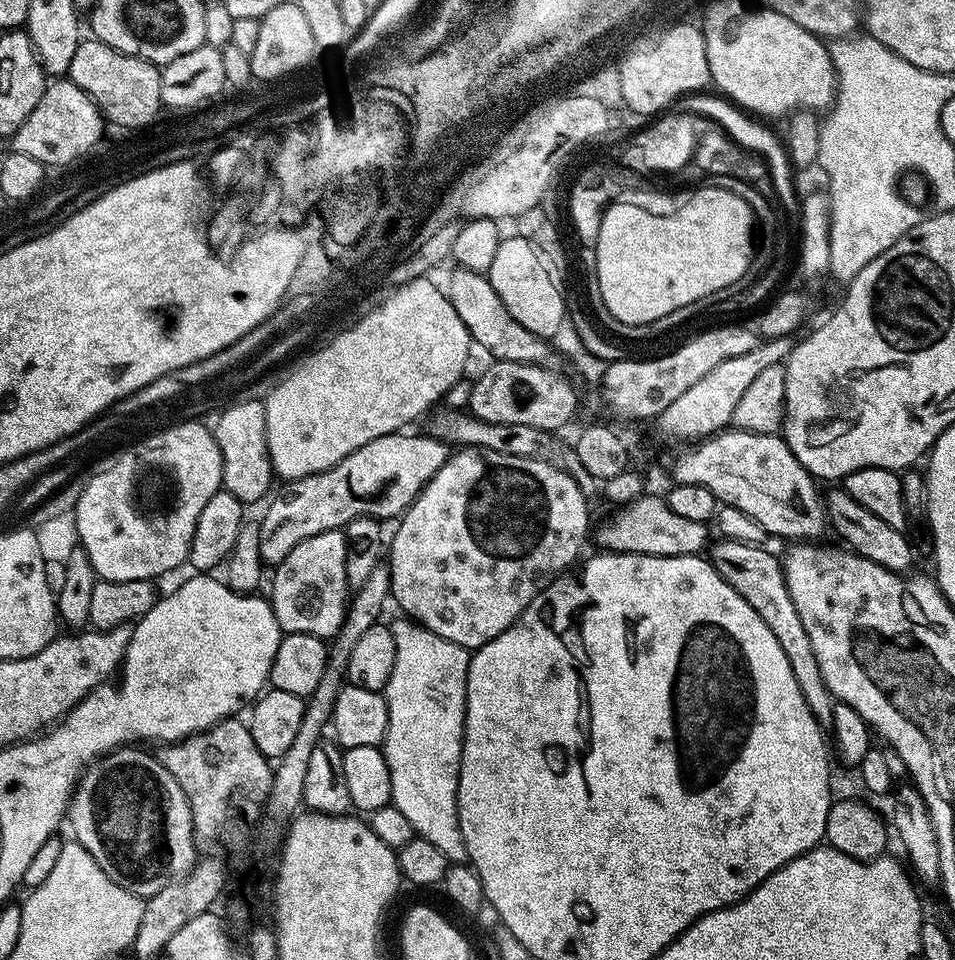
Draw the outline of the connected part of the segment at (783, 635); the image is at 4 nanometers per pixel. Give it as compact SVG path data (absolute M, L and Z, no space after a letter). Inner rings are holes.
M722 538L711 545L710 559L724 581L734 590L738 590L738 594L742 594L742 598L746 598L750 606L754 606L754 614L758 614L758 618L762 618L762 622L770 626L770 634L778 638L778 646L782 646L782 654L786 654L786 662L790 662L794 682L798 682L798 690L802 690L802 698L806 700L810 714L820 725L831 725L834 701L822 679L818 660L814 658L814 646L810 646L810 638L802 627L802 618L798 618L798 609L794 607L794 598L790 598L781 557L766 549L767 547L761 545Z

